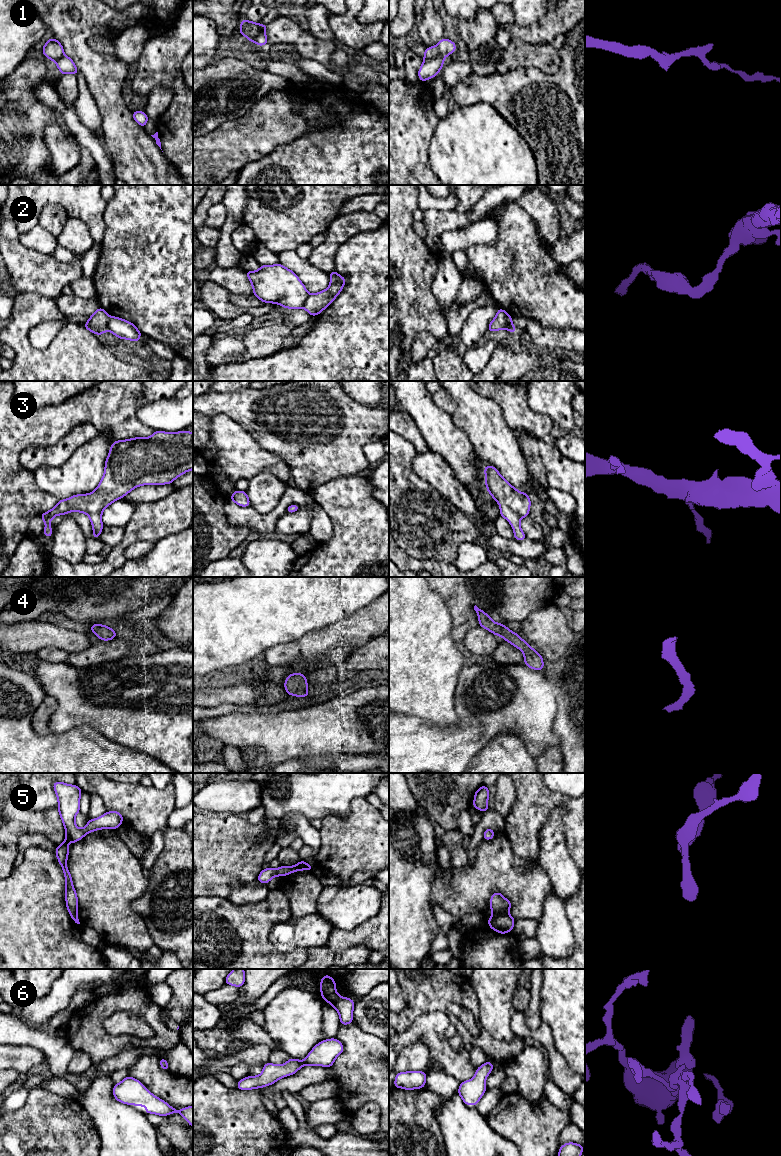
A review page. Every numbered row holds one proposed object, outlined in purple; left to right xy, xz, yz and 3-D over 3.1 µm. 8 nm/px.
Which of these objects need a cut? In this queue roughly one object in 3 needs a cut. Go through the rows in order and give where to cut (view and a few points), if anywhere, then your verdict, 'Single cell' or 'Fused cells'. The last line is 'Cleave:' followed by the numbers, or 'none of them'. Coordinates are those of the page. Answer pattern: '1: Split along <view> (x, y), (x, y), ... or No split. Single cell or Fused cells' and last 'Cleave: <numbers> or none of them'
1: Split along yz (446, 54), (440, 54), (431, 59), (424, 60). Fused cells
2: Split along xy (110, 317), (106, 330). Fused cells
3: No split. Single cell
4: No split. Single cell
5: No split. Single cell
6: No split. Single cell
Cleave: 1, 2

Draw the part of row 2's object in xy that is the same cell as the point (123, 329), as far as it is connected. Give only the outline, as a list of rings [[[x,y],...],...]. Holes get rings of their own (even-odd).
[[[110,317],[107,331],[113,333],[120,339],[127,339],[139,342],[142,333],[136,328],[135,324],[119,317]]]

